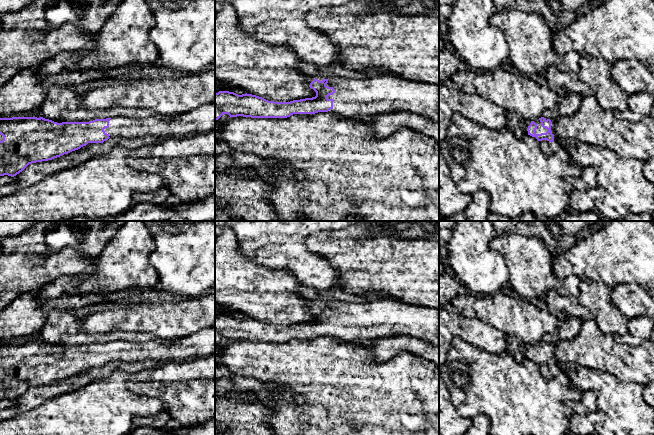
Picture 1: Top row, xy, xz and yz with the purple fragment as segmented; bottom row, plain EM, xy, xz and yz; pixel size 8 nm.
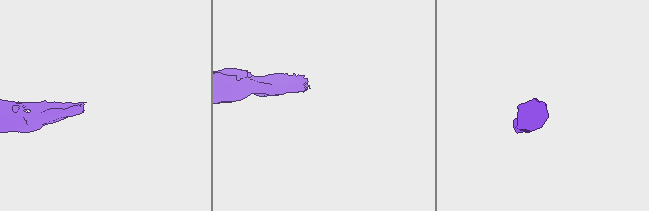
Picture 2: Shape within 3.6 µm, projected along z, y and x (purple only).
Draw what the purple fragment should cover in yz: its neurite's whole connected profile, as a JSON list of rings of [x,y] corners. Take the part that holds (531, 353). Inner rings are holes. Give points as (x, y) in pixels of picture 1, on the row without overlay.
[[[544,341],[535,345],[520,344],[519,349],[526,359],[530,359],[538,365],[547,364],[552,367],[557,362],[553,344]]]

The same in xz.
[[[386,298],[368,303],[315,300],[309,311],[316,316],[315,321],[290,326],[274,326],[252,318],[238,319],[234,316],[219,315],[215,317],[215,345],[223,338],[228,338],[230,341],[287,342],[293,338],[330,336],[347,342],[360,342],[367,339],[403,334],[417,337],[439,346],[439,314],[431,308],[408,305]]]

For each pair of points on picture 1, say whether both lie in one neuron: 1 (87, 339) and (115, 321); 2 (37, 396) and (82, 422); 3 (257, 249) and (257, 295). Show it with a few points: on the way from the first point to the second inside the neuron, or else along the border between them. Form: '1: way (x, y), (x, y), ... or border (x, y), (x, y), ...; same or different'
1: border (80, 323), (87, 333), (119, 330); different
2: border (67, 392), (48, 398), (24, 411); different
3: border (238, 248), (259, 264), (268, 268), (280, 268); different

